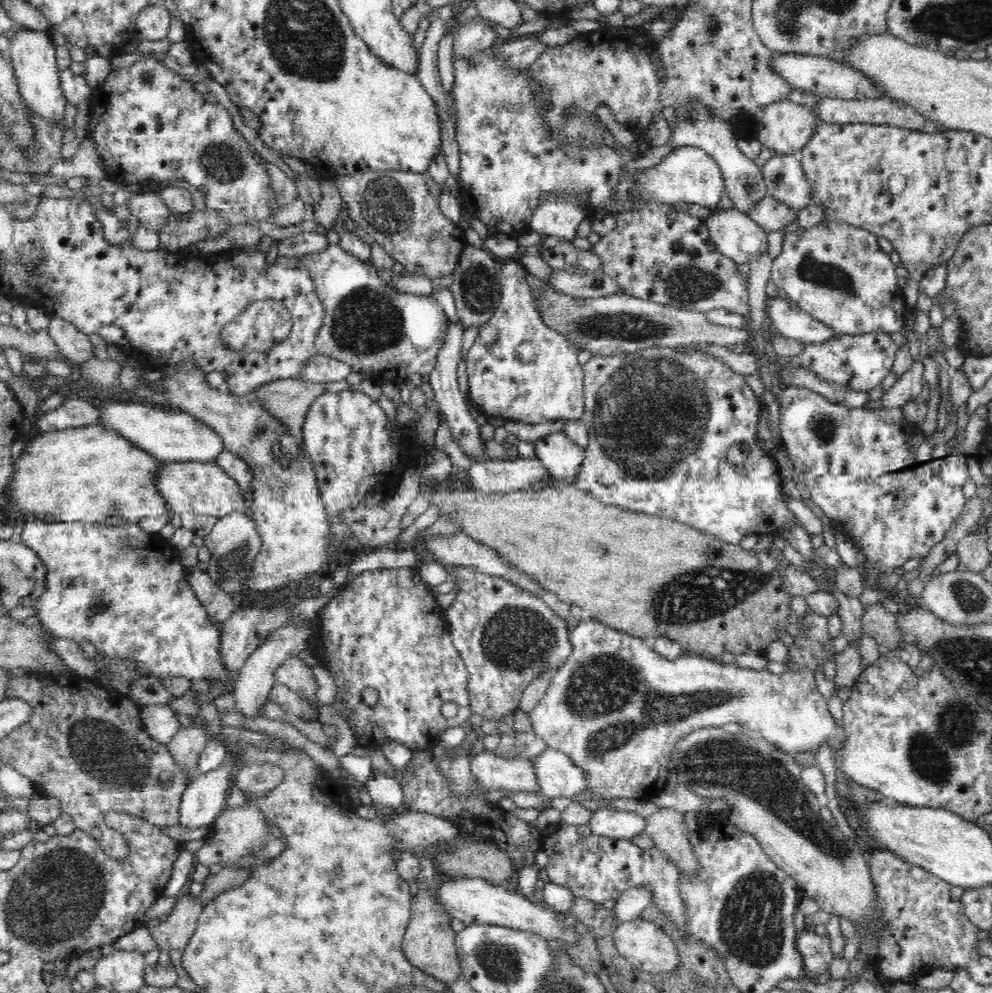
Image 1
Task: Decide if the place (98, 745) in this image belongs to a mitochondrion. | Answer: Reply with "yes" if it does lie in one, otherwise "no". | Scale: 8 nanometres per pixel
yes

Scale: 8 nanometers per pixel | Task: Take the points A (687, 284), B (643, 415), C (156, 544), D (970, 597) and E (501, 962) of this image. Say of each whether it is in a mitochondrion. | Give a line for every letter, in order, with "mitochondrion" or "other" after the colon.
A: mitochondrion
B: mitochondrion
C: other
D: mitochondrion
E: mitochondrion

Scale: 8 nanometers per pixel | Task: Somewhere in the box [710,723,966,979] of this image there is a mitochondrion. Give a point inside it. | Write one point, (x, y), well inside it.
(751, 922)

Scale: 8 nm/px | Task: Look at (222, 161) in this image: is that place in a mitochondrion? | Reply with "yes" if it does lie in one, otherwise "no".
yes

